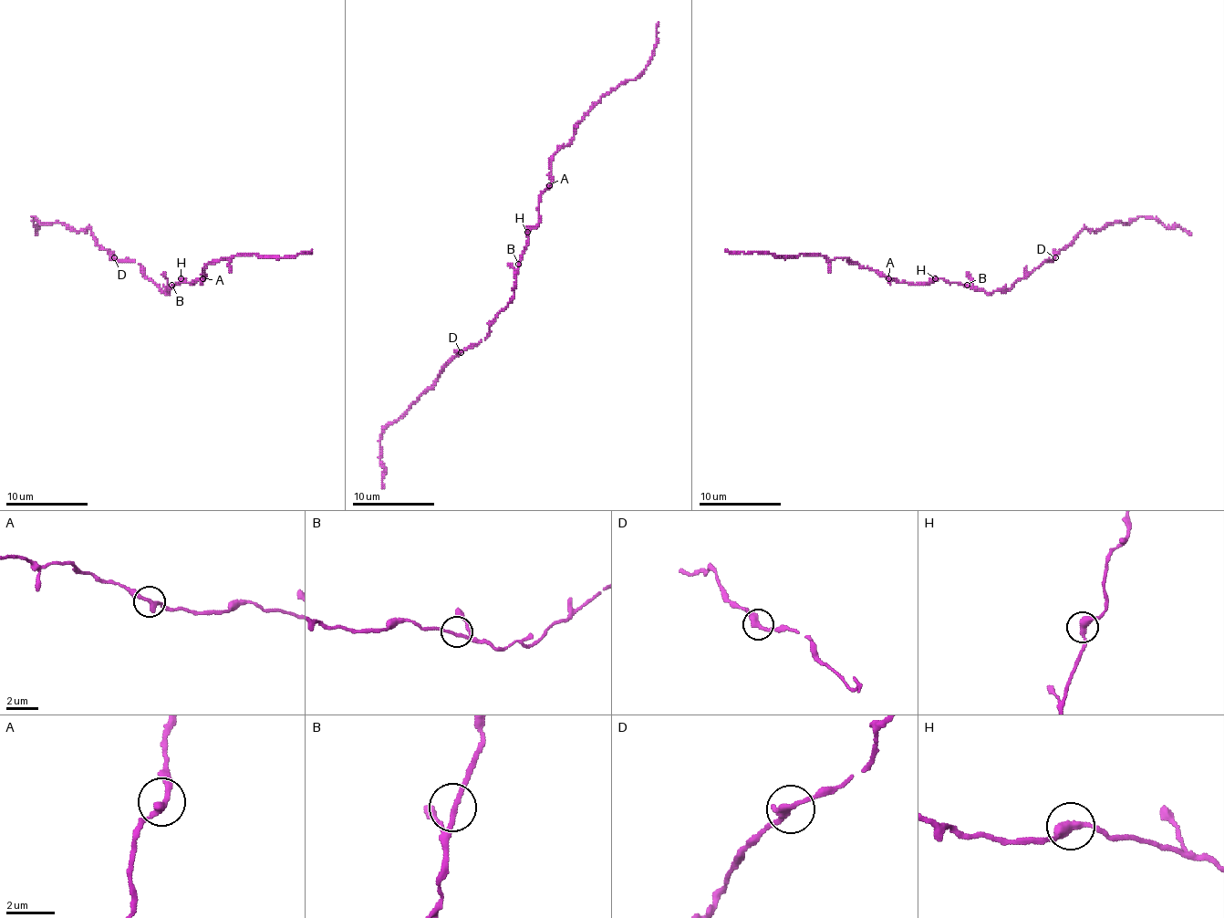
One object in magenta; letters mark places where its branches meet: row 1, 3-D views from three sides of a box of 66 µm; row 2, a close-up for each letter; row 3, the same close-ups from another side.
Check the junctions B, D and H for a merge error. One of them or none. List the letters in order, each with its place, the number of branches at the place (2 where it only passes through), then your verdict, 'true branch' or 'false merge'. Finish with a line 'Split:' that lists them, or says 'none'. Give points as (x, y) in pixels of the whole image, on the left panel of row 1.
B: (171, 285) | 2 | true branch
D: (114, 257) | 2 | true branch
H: (181, 278) | 2 | true branch
Split: none

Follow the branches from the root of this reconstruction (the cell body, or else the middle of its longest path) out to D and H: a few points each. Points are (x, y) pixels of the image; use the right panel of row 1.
D: (967, 286), (987, 293), (1008, 290), (1042, 262), (1055, 257)
H: (967, 286), (936, 278)

